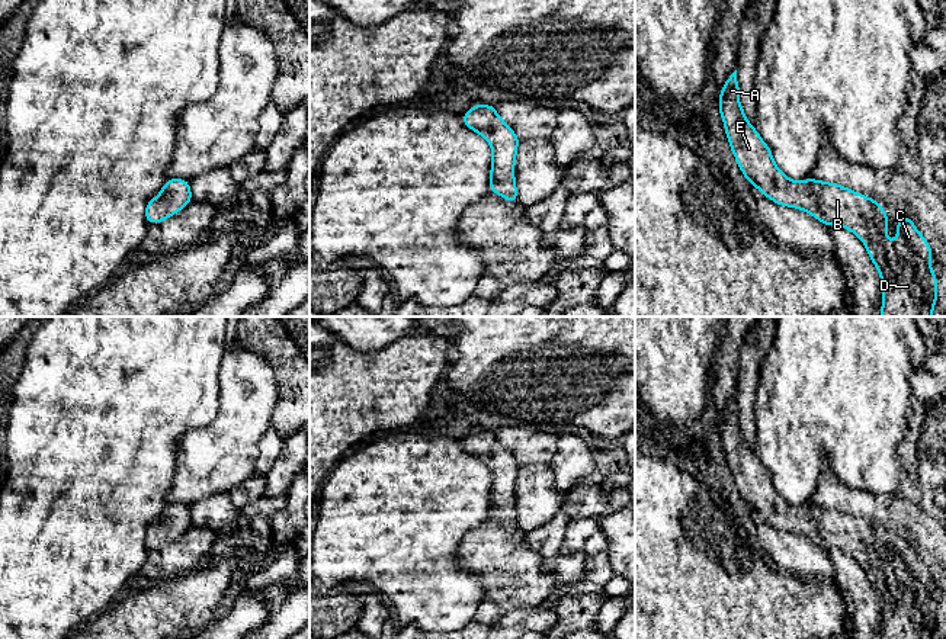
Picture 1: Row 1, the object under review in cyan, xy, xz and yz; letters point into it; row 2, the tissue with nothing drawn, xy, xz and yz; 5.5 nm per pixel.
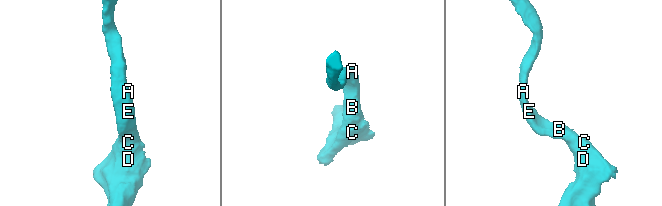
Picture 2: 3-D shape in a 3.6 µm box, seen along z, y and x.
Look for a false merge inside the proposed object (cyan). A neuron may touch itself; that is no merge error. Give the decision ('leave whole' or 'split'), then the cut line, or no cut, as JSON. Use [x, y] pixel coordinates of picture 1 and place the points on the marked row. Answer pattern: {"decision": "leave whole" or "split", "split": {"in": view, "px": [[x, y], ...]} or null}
{"decision": "leave whole", "split": null}

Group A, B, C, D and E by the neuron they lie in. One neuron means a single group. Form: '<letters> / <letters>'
A B C D E

